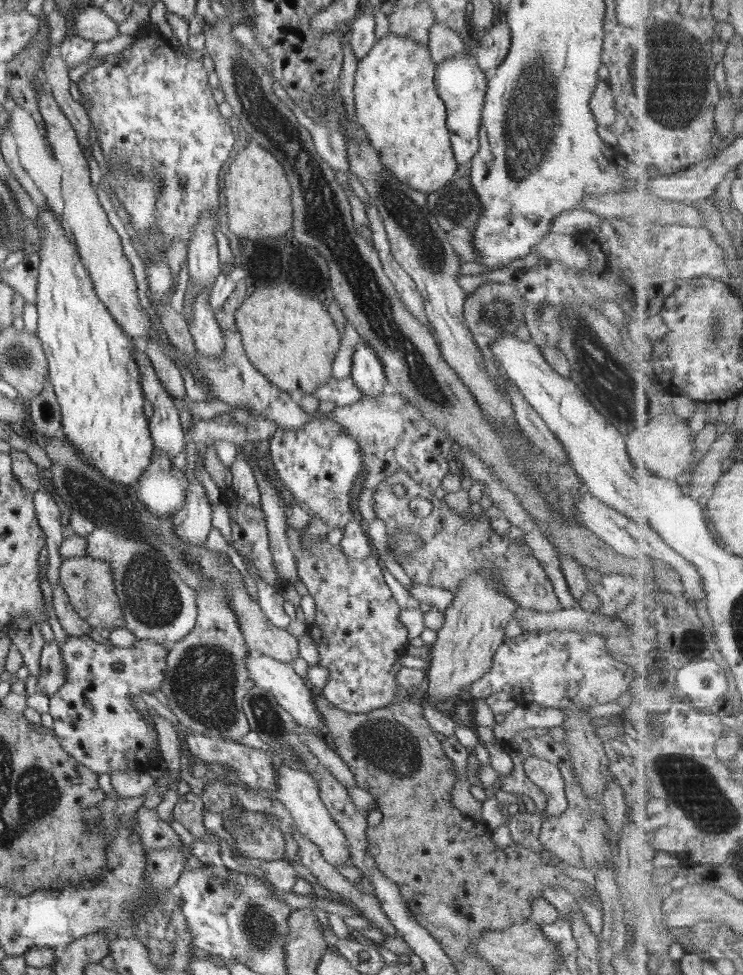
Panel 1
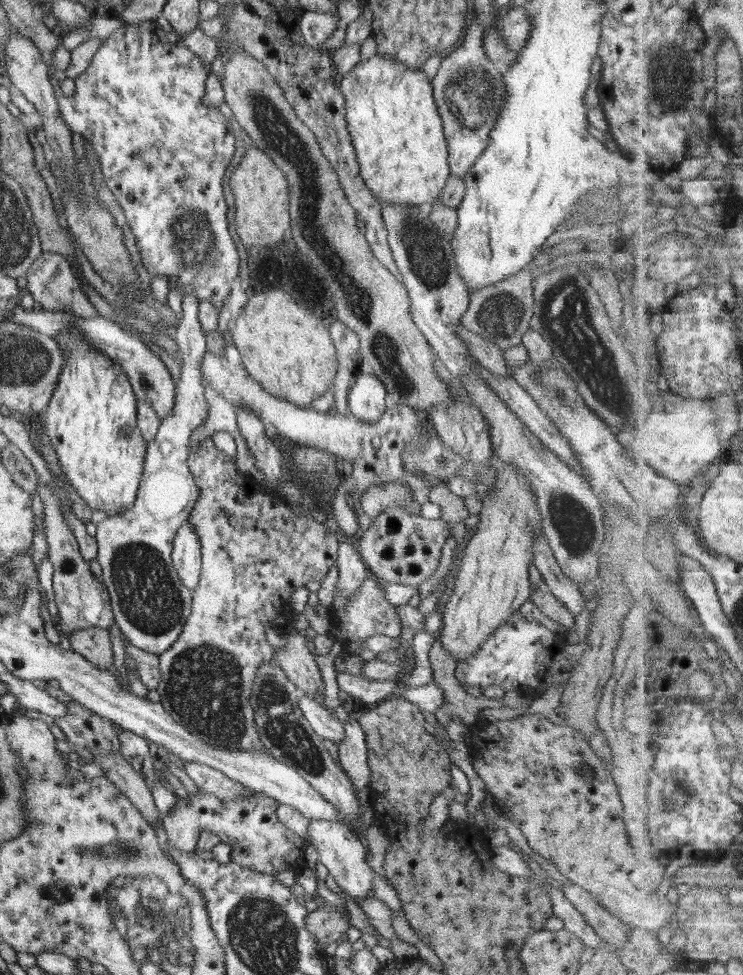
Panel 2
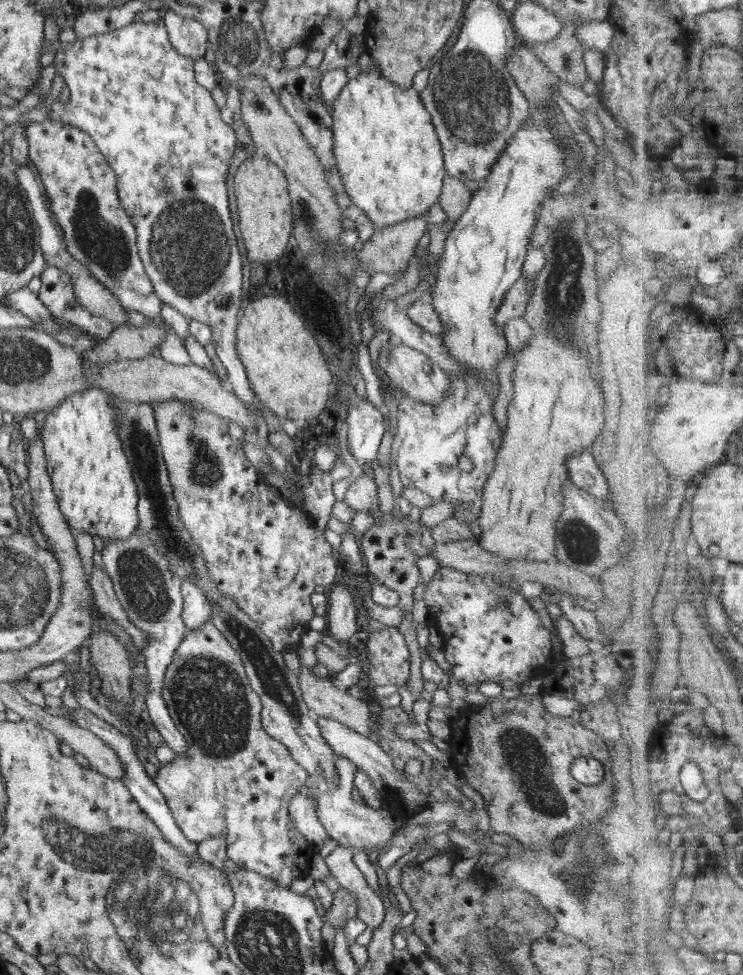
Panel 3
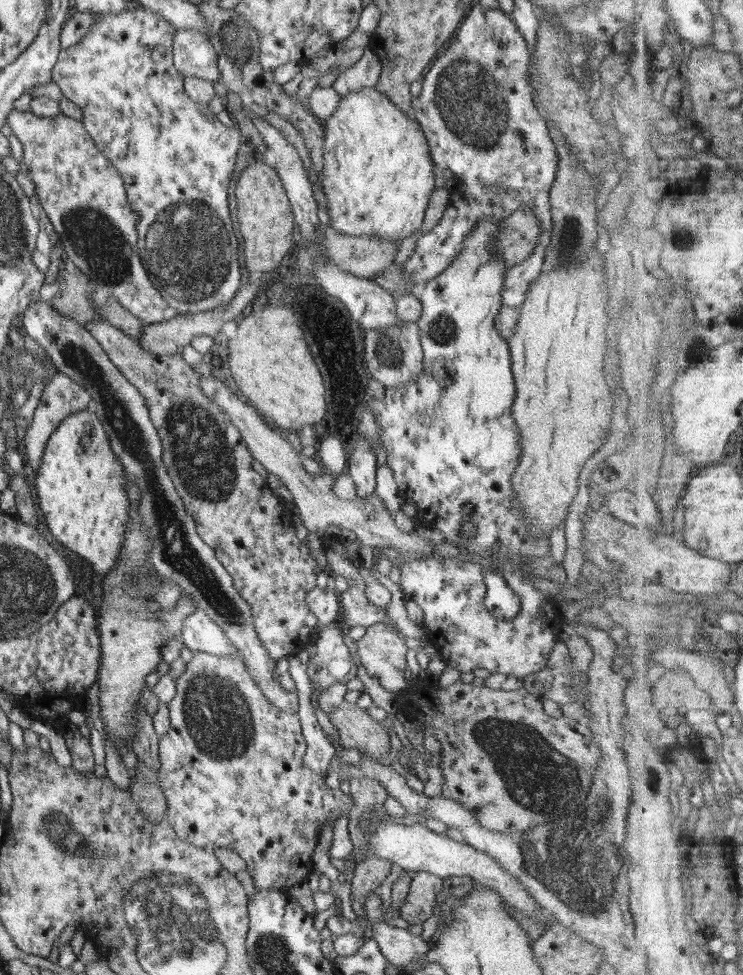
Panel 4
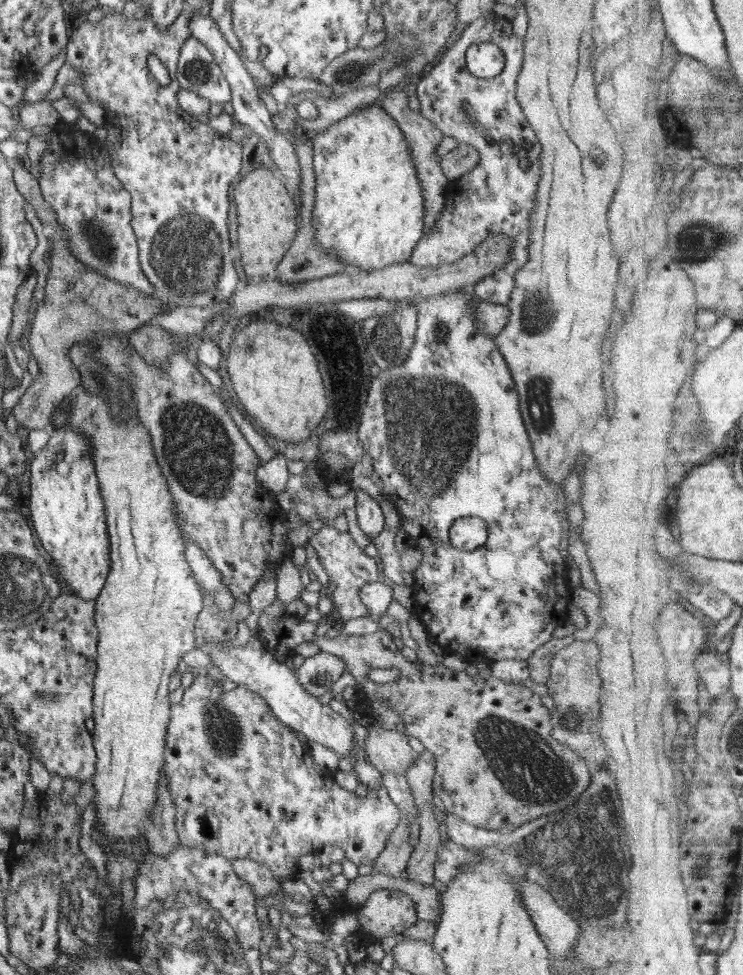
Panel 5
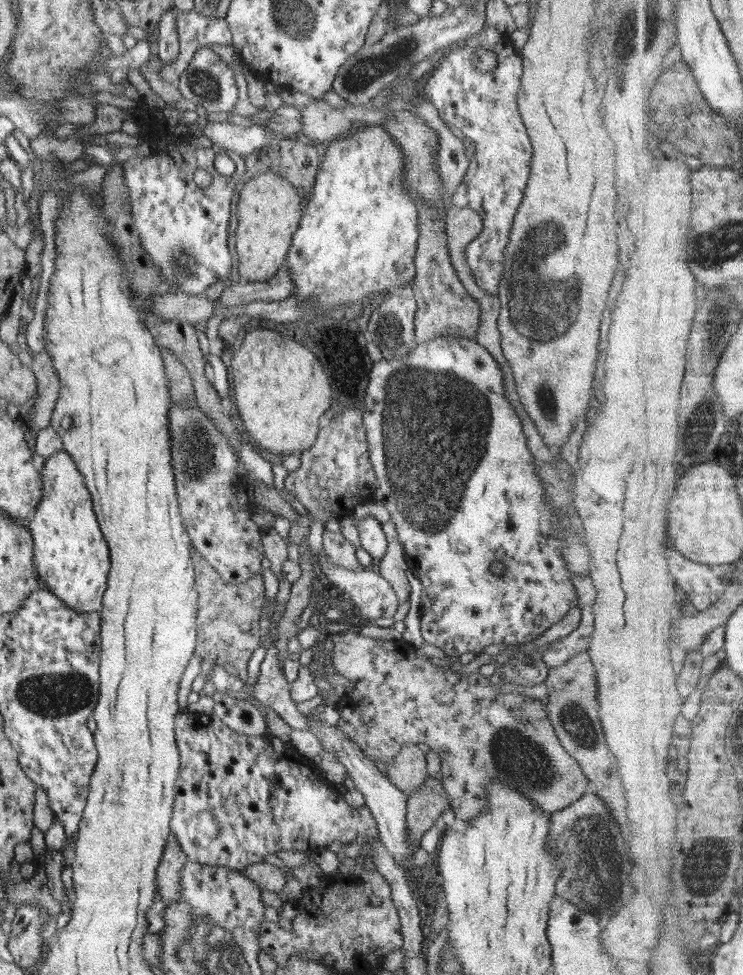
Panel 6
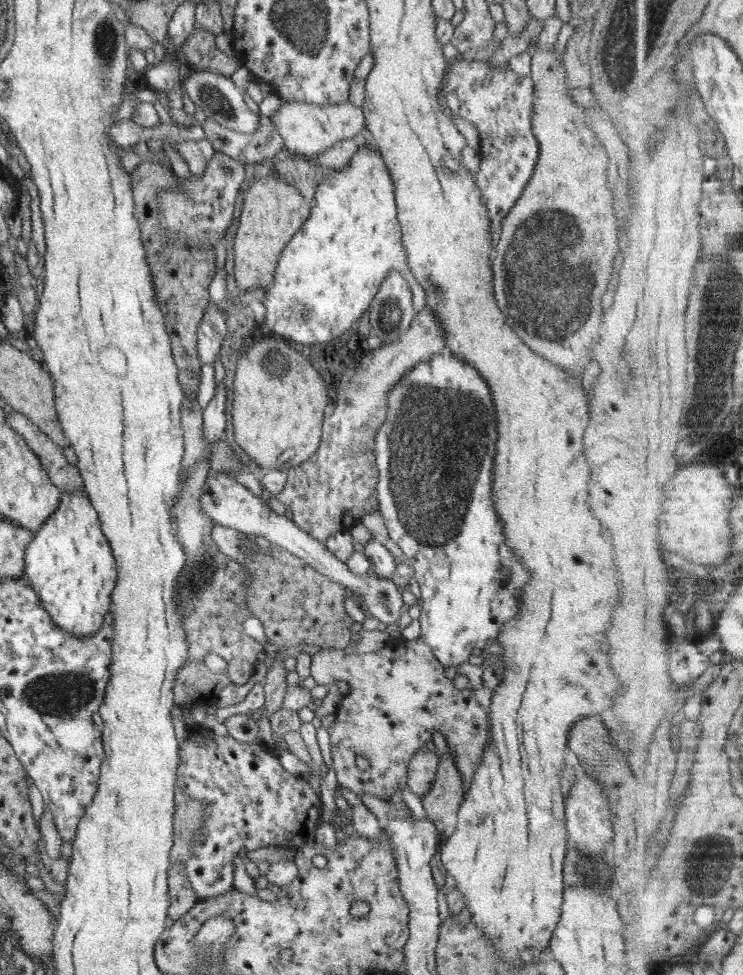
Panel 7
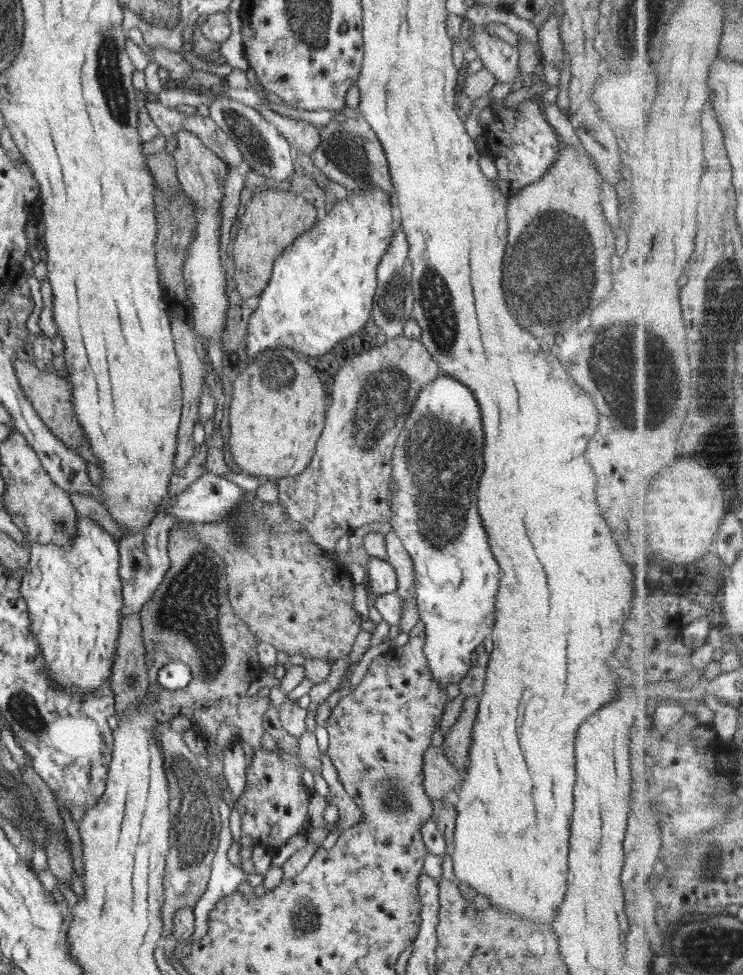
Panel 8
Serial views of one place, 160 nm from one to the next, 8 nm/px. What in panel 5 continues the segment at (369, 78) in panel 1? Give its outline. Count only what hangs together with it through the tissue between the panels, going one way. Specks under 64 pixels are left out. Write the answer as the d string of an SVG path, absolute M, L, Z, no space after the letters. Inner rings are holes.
M370 103L355 109L351 114L349 113L345 118L341 118L332 124L320 134L317 133L315 137L311 137L312 143L312 169L314 172L314 205L310 211L310 223L314 228L314 237L317 242L334 257L337 257L345 266L345 269L359 271L372 271L382 269L387 265L393 263L402 263L407 261L415 243L418 238L421 238L424 230L424 198L421 187L417 180L417 173L412 163L411 150L407 146L405 138L398 127L398 124L384 112L379 106Z

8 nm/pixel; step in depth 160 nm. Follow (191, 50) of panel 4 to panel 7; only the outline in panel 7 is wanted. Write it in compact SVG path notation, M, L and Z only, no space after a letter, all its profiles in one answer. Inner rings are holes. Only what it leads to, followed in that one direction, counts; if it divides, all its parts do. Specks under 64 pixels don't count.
M190 68L181 80L181 86L187 98L194 104L196 109L201 111L206 118L214 120L222 127L251 134L258 127L259 114L255 115L243 101L242 92L233 85L233 82L226 75L207 69Z

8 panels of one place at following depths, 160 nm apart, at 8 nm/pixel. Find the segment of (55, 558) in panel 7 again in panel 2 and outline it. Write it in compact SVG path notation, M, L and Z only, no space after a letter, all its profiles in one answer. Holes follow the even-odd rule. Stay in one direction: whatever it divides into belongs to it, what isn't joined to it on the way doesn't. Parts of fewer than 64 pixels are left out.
M77 330L59 334L55 342L65 355L65 364L51 399L39 413L38 425L49 437L59 469L79 498L91 510L117 515L135 500L145 464L147 449L136 425L138 399L119 366L81 340Z

